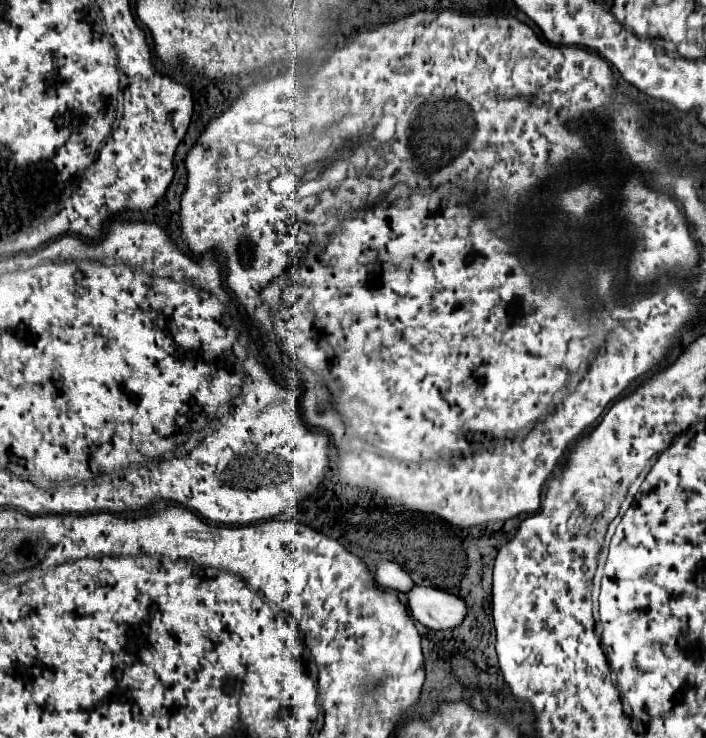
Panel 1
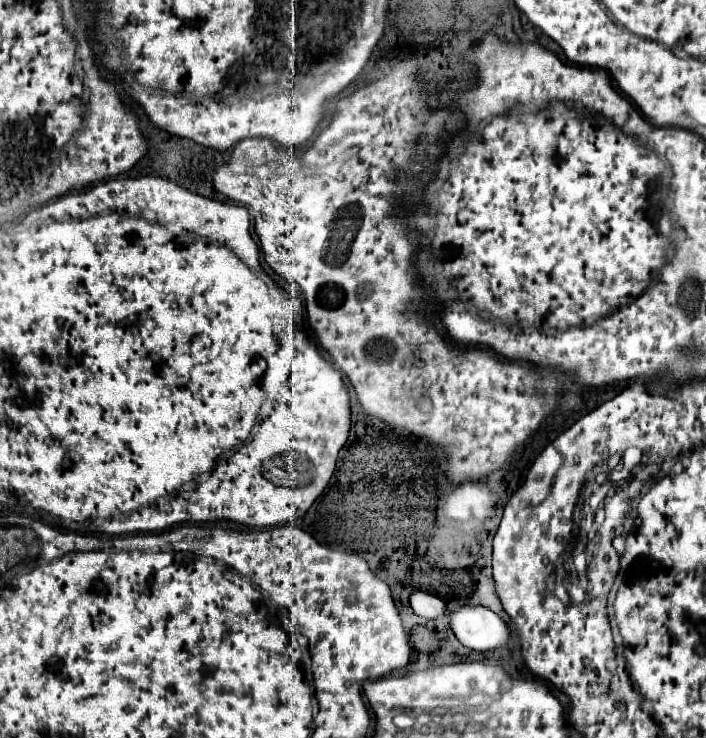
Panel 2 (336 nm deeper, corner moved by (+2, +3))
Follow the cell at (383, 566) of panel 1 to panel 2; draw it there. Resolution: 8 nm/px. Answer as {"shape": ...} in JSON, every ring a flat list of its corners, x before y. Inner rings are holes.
{"shape":[[416,589,410,595,410,605,412,605,414,613,424,619,438,619,444,615,444,609,446,609,446,605,440,597,426,593,426,591,420,591,420,589]]}

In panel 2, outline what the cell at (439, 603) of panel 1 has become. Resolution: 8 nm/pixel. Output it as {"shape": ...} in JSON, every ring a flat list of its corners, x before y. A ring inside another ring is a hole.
{"shape":[[458,605,446,613,456,639,474,651,490,651,508,643,506,623,482,605]]}

